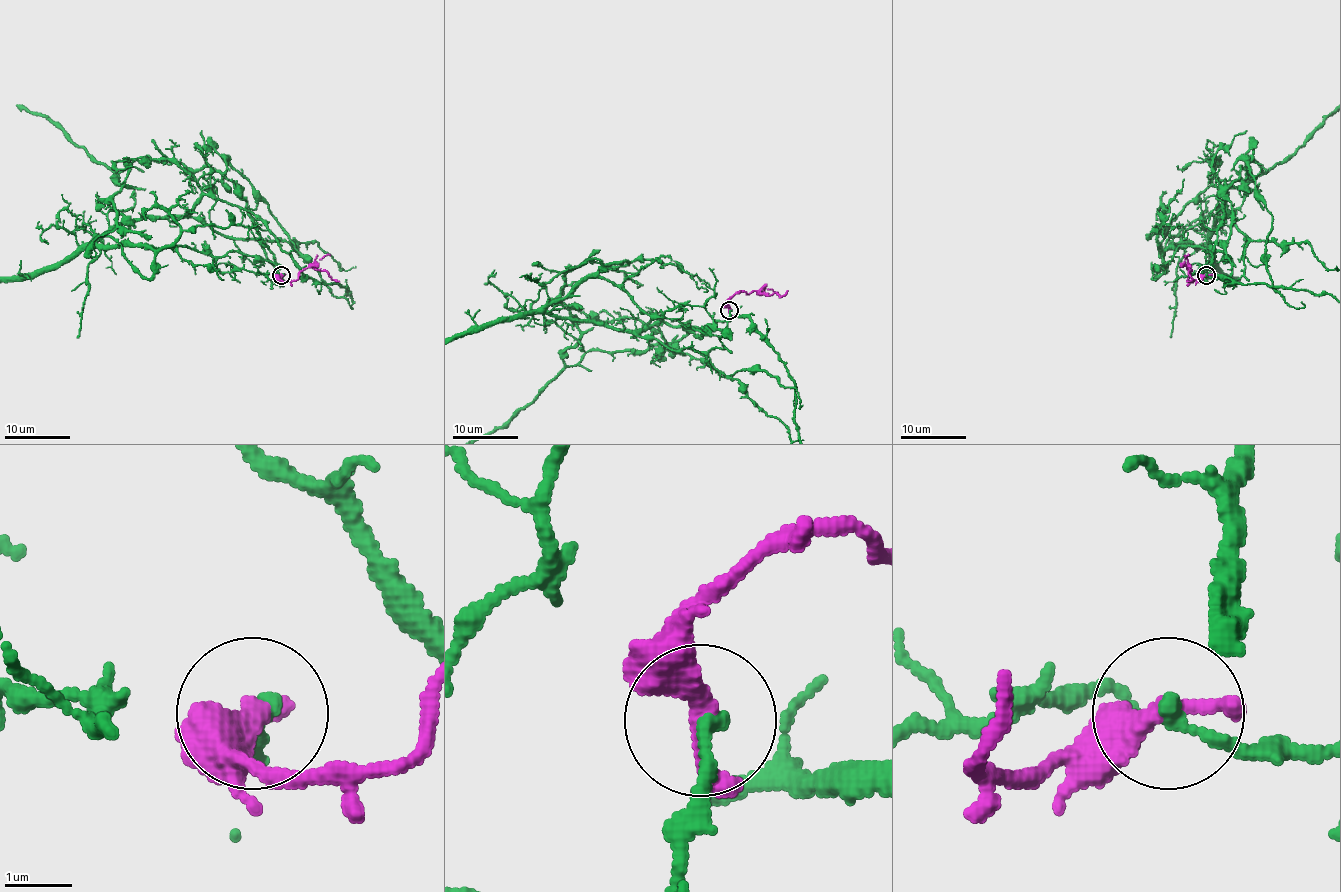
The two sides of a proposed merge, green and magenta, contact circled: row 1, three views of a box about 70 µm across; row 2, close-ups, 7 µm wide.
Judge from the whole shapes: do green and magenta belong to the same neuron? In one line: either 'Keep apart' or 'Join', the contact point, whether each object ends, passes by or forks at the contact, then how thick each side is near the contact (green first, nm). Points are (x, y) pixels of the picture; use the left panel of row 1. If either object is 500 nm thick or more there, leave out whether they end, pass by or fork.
Keep apart. Place: (281, 275). At the ring green ends. At the ring magenta ends. Thickness 240 nm (green) against 480 nm

